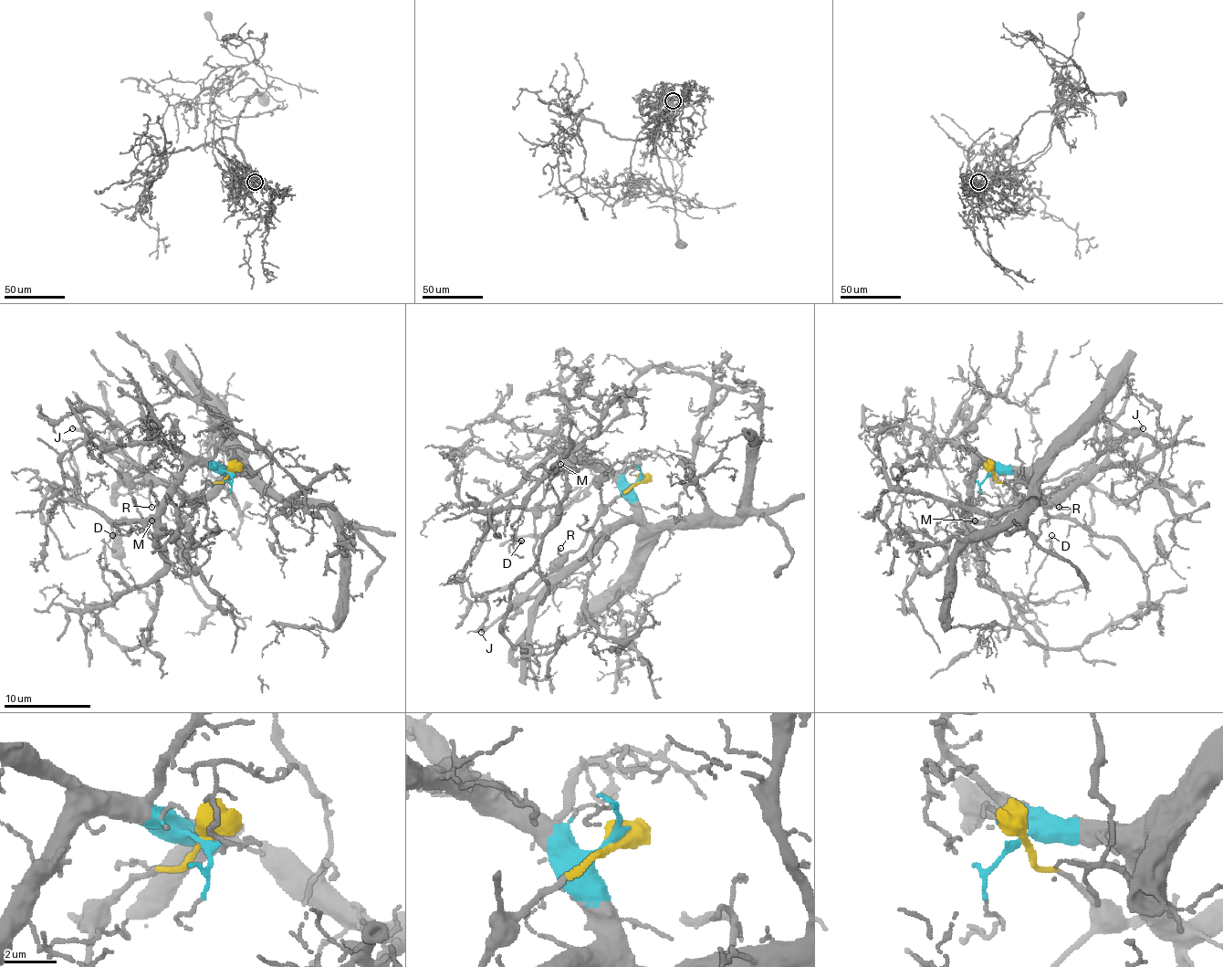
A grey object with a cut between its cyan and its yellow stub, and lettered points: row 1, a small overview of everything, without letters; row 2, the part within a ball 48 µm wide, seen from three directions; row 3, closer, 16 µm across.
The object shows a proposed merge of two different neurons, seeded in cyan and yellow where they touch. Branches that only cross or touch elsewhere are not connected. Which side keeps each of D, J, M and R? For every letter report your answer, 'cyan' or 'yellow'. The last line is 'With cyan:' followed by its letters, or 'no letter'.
D: cyan
J: yellow
M: cyan
R: yellow
With cyan: D, M

